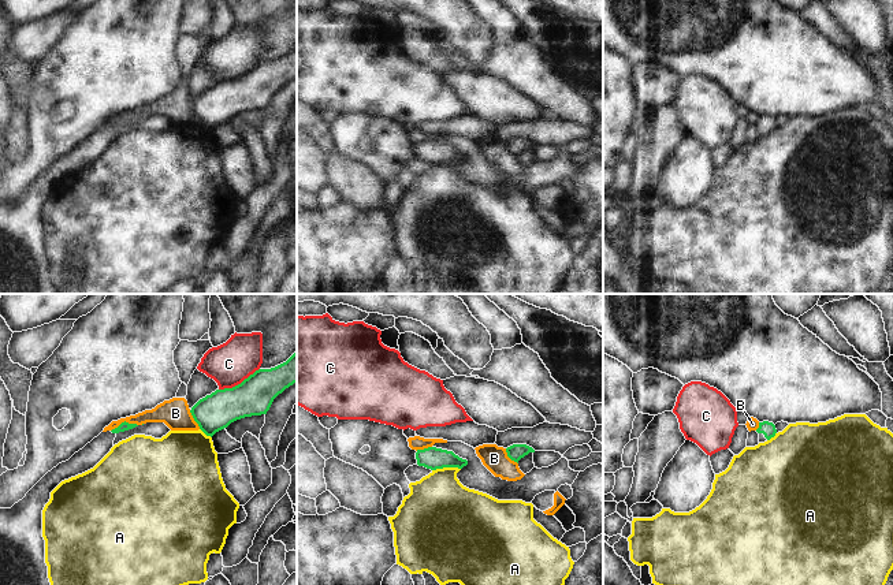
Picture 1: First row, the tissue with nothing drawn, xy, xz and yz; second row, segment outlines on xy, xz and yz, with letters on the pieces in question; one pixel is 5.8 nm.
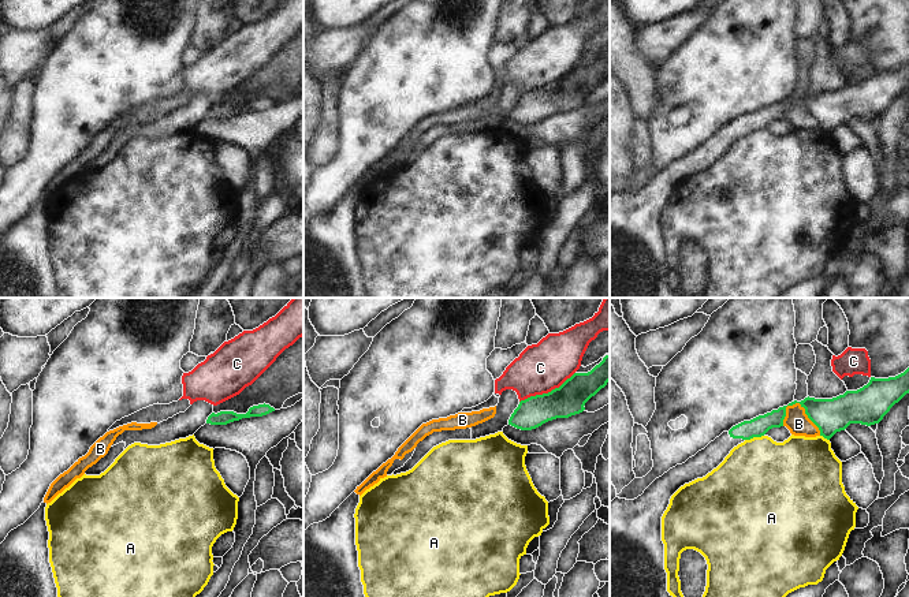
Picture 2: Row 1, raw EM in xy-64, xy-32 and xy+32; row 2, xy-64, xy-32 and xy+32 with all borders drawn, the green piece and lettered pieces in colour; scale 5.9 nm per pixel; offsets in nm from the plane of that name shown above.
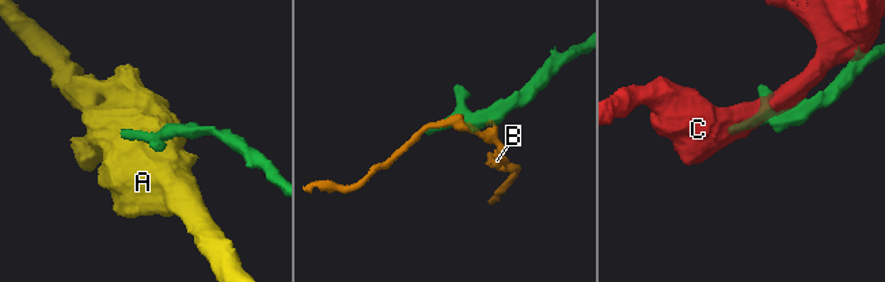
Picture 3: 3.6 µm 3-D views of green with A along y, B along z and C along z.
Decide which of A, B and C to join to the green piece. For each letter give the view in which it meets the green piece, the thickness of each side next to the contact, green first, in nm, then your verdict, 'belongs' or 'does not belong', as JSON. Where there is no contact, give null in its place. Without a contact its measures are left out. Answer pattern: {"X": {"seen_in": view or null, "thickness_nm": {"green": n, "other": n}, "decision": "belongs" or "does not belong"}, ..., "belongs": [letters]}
{"A": {"seen_in": "xz", "thickness_nm": {"green": 130, "other": 380}, "decision": "does not belong"}, "B": {"seen_in": "xy", "thickness_nm": {"green": 50, "other": 120}, "decision": "does not belong"}, "C": {"seen_in": "xy", "thickness_nm": {"green": 220, "other": 260}, "decision": "does not belong"}, "belongs": []}

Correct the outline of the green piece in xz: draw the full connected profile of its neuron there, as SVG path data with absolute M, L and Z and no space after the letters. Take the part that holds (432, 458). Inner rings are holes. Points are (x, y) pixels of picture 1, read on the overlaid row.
M428 447L424 450L417 450L416 459L418 466L424 466L431 470L443 467L458 467L462 469L468 465L466 459L459 458L453 451Z

